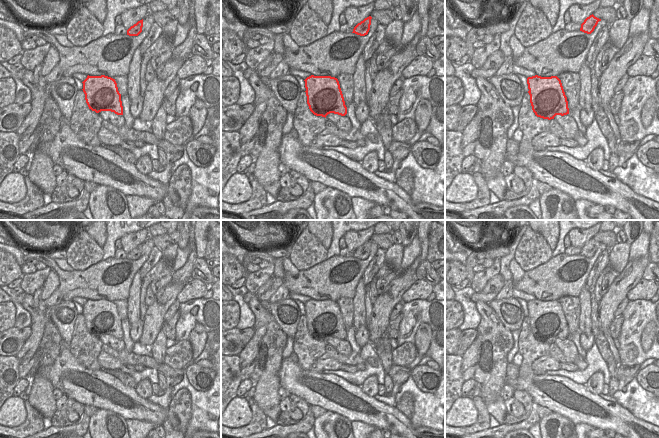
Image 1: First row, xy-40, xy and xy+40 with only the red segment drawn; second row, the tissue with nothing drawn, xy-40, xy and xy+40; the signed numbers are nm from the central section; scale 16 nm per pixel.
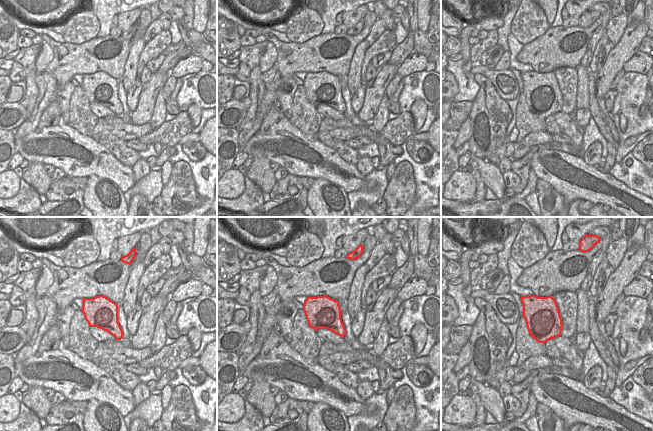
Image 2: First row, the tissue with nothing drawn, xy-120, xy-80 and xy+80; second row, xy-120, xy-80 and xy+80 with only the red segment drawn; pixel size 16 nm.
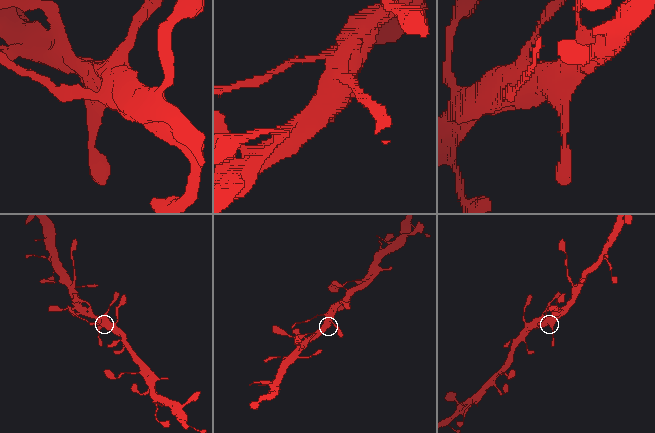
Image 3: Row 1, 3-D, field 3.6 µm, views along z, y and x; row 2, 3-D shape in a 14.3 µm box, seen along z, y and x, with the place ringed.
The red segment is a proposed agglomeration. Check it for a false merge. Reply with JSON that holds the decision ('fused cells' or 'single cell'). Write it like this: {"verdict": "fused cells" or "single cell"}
{"verdict": "single cell"}

